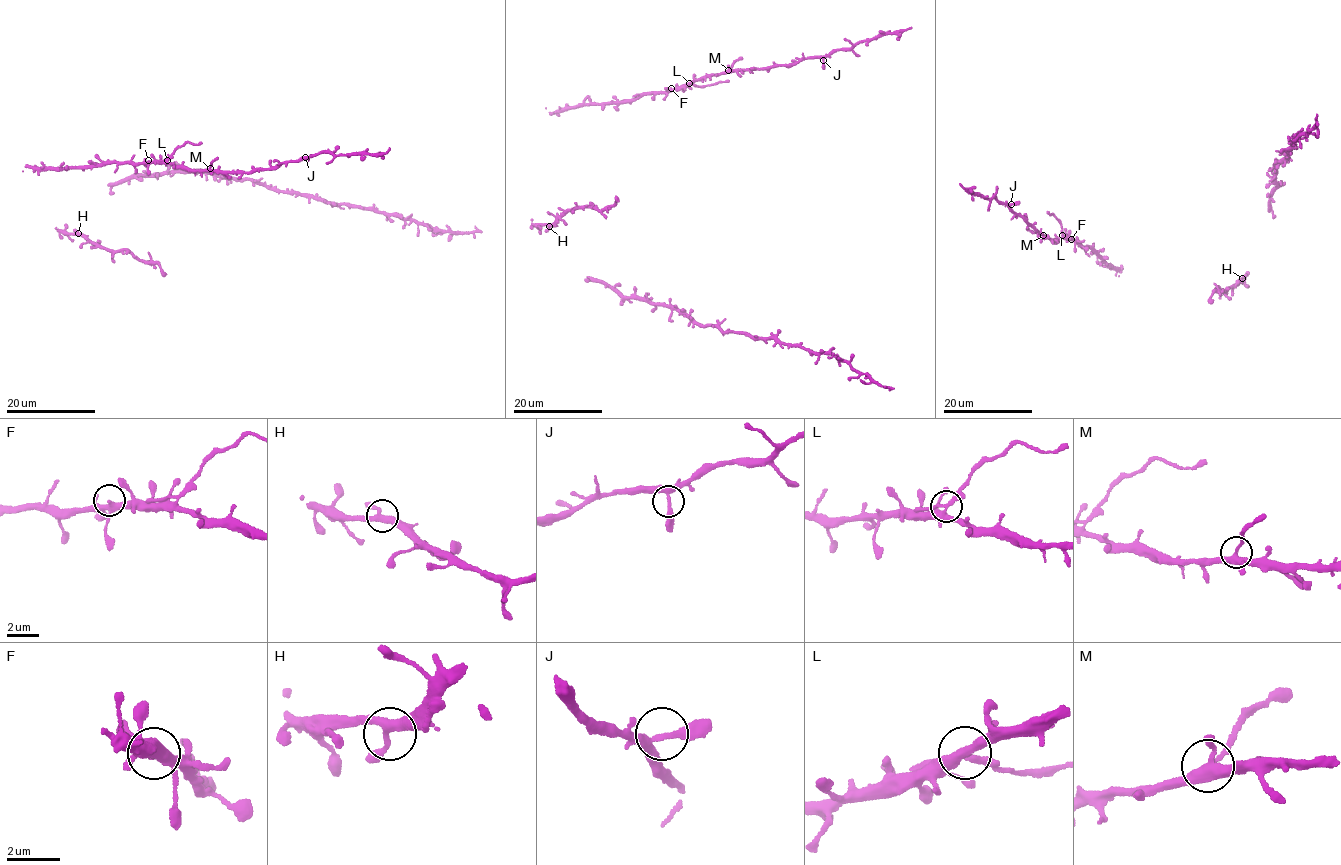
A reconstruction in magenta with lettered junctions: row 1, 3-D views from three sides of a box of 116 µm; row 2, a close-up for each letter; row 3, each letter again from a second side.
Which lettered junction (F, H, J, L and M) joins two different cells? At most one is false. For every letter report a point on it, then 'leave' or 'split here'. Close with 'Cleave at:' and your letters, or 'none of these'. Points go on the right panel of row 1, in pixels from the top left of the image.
F: place (1071, 239); leave
H: place (1242, 278); leave
J: place (1011, 204); leave
L: place (1062, 235); split here
M: place (1043, 235); leave
Cleave at: L

